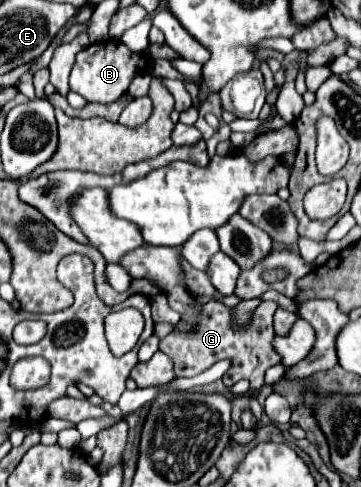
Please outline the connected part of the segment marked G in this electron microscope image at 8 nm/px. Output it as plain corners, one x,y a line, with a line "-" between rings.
209,301
201,307
197,323
189,331
171,331
159,345
163,353
167,353
175,363
177,377
193,377
207,369
212,364
225,358
232,360
229,371
225,373
227,383
237,383
239,379
247,379
251,383
249,391
255,391
265,384
265,371
279,363
279,355
273,351
271,341
275,337
273,331
273,313
277,309
275,301
263,301
255,315
253,323
247,329
235,331
231,327
231,313
229,307
225,307
219,301

